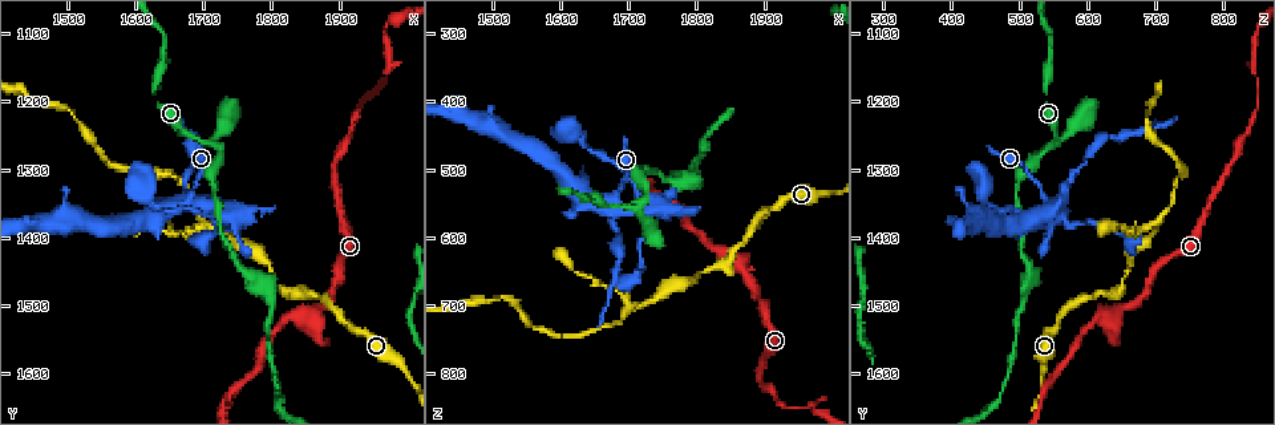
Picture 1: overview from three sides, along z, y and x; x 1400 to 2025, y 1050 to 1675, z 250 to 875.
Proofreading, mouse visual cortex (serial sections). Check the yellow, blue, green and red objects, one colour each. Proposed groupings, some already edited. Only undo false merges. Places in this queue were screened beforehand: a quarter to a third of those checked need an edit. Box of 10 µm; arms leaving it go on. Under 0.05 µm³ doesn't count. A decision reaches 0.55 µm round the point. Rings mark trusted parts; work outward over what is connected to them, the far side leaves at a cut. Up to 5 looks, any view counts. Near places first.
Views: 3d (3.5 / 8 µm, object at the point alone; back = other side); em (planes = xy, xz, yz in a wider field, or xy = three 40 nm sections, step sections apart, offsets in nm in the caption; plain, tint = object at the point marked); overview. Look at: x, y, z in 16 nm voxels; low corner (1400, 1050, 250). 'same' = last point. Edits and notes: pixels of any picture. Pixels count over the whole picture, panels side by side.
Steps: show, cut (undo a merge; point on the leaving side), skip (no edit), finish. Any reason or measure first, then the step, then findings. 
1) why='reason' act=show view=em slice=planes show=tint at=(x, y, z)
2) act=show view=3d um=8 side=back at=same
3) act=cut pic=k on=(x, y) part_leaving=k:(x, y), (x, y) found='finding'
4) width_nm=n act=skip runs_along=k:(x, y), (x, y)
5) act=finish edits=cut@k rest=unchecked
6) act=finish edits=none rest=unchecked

why='branch point' act=show view=3d um=3.5 side=back at=(1855, 1515, 640)

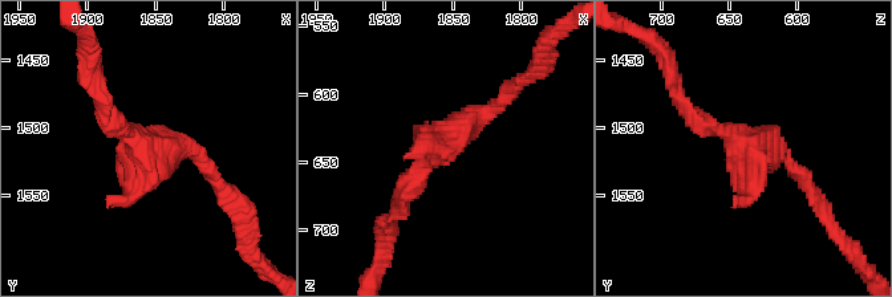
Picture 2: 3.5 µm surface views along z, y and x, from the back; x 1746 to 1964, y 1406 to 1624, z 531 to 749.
why='need the tissue' act=show view=em slice=planes show=tint at=(1860, 1514, 638)

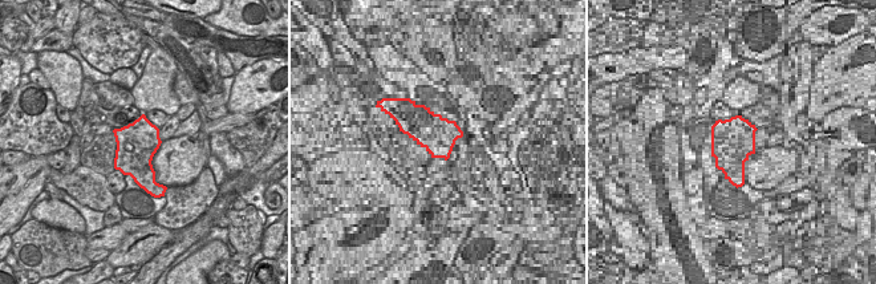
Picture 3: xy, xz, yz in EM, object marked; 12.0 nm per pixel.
act=show view=em slice=xy step=1 show=tint at=same

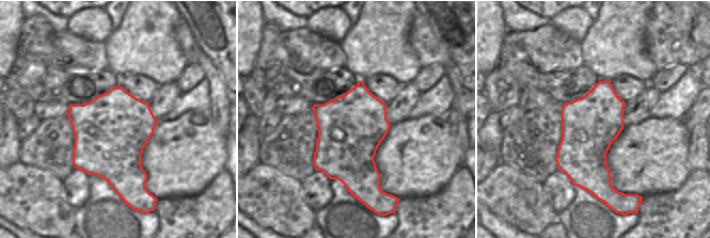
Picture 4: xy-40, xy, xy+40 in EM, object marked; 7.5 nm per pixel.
act=skip runs_along=2:(401, 204), (434, 150), (507, 89) found='one cell here'

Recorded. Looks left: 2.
why='abrupt turn' act=show view=3d um=3.5 at=(1725, 1360, 560)

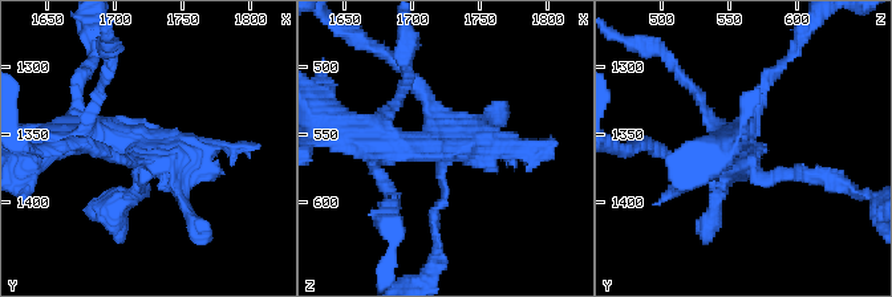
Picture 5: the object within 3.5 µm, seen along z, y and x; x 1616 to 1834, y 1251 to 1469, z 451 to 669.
why='need the tissue' act=show view=em slice=xy step=5 show=tint at=(1724, 1360, 558)

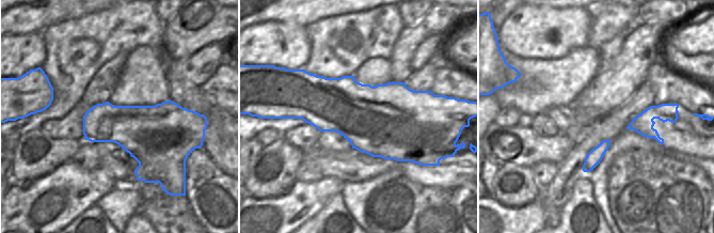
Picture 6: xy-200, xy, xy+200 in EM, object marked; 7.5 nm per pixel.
act=skip runs_along=5:(88, 125), (165, 157), (186, 210) found='one cell here'

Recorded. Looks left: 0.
act=finish edits=none rest=unchecked

